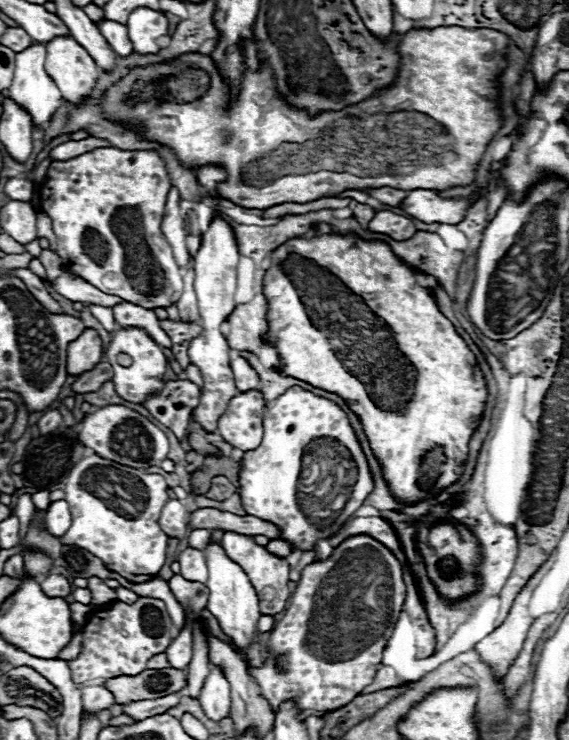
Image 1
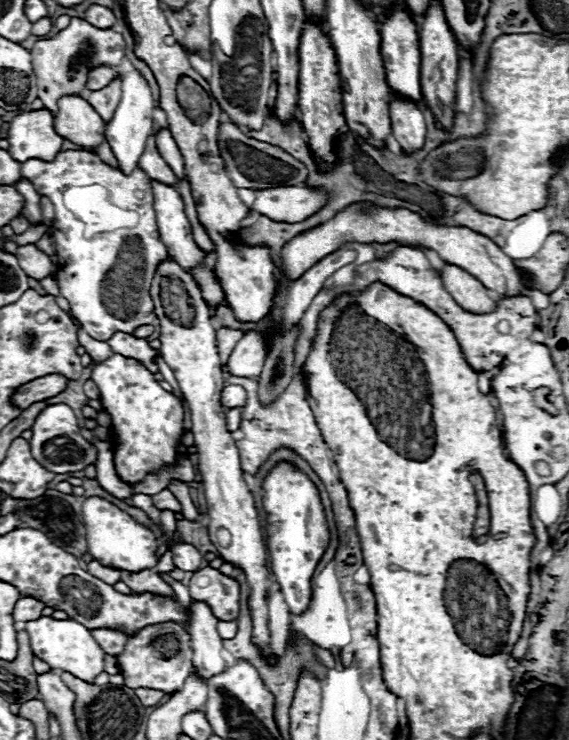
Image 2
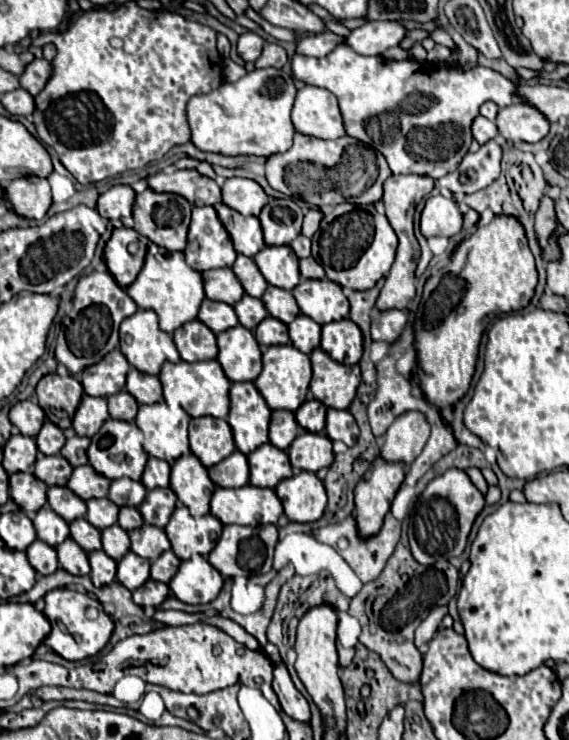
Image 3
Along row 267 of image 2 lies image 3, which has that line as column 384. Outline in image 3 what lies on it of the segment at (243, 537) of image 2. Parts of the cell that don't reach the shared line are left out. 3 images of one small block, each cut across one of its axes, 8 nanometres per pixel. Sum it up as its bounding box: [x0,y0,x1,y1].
[264,132,392,204]

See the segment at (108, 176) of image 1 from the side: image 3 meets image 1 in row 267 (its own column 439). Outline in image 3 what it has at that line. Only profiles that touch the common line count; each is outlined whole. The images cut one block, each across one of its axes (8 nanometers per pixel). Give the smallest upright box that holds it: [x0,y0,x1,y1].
[292,44,524,180]

